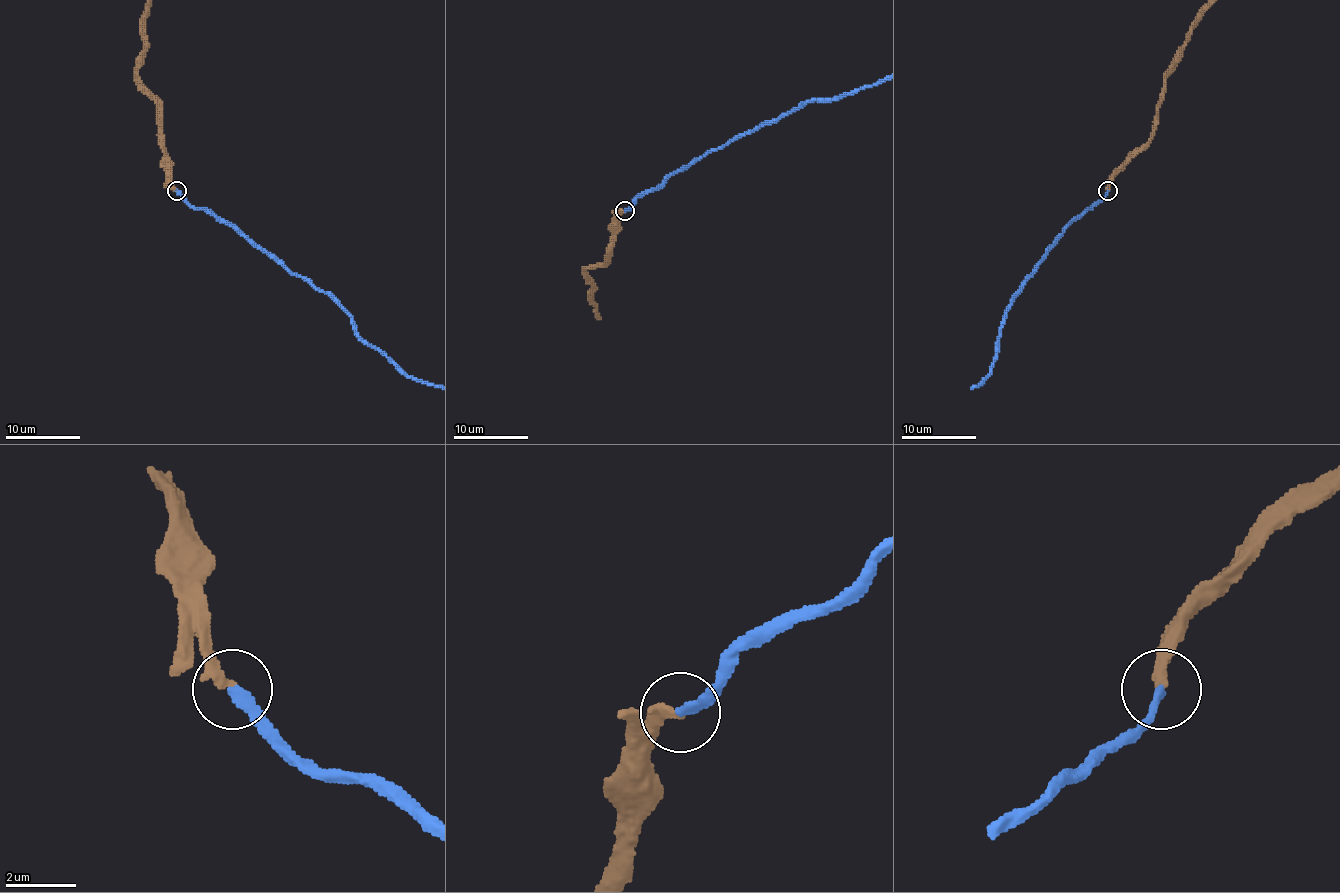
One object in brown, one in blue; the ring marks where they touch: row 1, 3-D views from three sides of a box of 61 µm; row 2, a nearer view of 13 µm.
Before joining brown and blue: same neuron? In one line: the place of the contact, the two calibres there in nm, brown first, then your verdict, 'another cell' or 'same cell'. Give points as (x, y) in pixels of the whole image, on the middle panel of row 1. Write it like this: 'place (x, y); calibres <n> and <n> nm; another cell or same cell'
place (624, 211); calibres 280 and 280 nm; same cell

